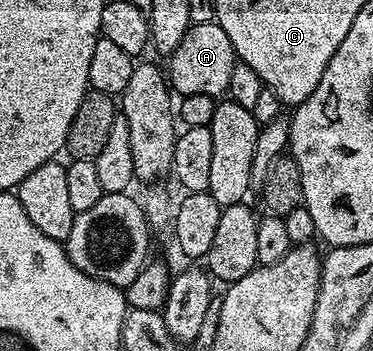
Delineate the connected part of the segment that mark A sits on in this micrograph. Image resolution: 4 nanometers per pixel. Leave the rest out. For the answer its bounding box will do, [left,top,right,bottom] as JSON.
[166,20,238,99]

